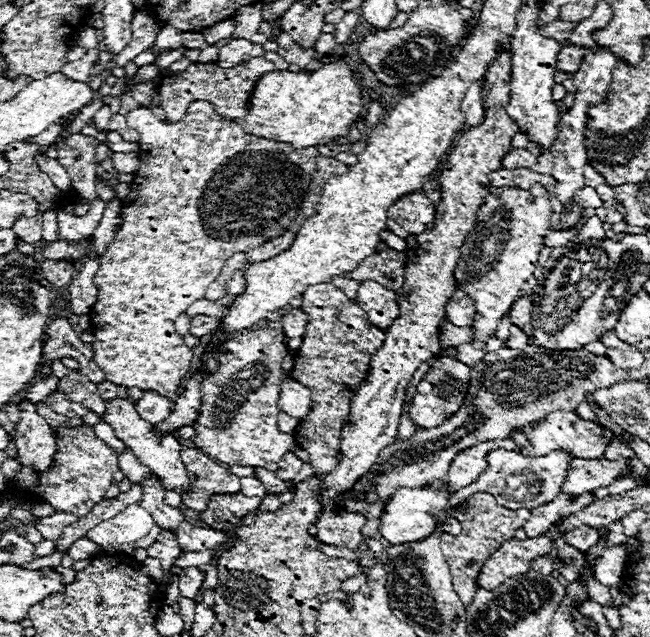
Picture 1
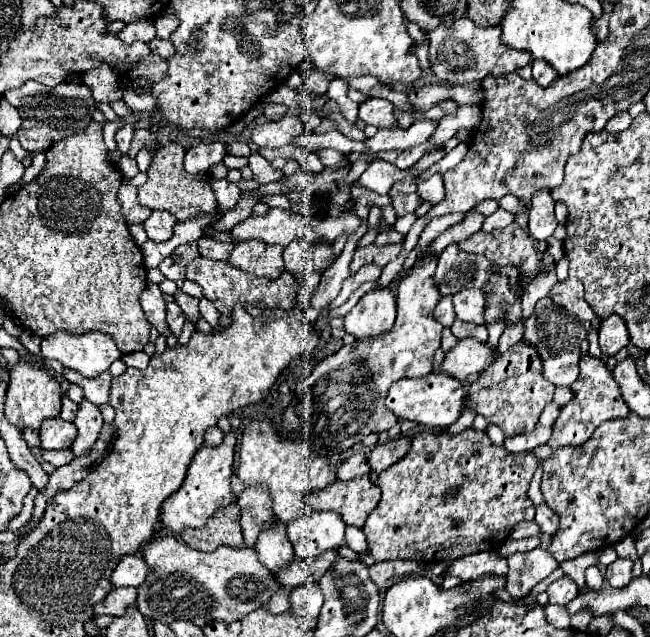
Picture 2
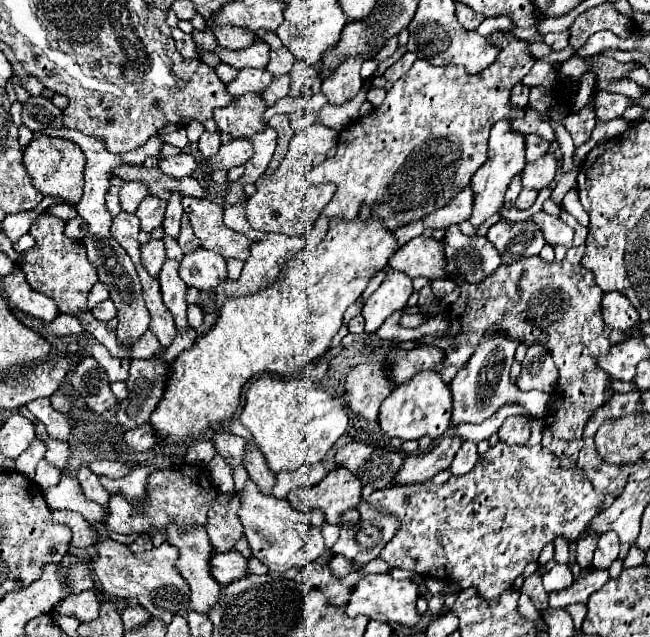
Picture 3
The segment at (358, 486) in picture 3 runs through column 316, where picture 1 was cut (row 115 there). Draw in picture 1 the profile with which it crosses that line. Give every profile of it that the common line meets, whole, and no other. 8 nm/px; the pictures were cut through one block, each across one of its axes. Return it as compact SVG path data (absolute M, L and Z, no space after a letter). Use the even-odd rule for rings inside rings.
M502 48L482 80L484 122L468 128L458 138L452 152L446 156L446 164L440 174L442 200L436 206L434 228L416 236L418 252L416 256L410 256L404 272L404 286L396 292L400 316L398 320L394 320L394 324L390 324L390 328L386 328L386 340L382 348L378 348L378 352L372 356L370 372L350 400L350 424L342 430L342 456L338 460L338 468L334 468L330 476L322 476L326 488L322 494L322 512L318 514L314 526L318 530L316 538L324 544L356 550L364 540L360 528L364 526L366 518L338 512L336 502L342 494L346 494L346 490L354 486L360 476L364 476L364 472L370 470L370 466L378 460L380 450L394 442L404 406L406 386L414 370L442 350L438 342L438 326L446 318L446 302L456 290L454 268L460 256L460 246L466 234L474 228L478 208L490 194L488 174L502 166L502 156L512 148L512 136L520 130L518 124L506 114L508 100L510 52L508 48Z

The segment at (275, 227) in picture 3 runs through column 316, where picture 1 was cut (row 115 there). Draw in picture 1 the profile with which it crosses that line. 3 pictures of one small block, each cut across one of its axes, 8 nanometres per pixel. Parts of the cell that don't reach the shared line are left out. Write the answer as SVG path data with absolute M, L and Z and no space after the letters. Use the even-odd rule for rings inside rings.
M196 100L188 106L184 118L176 124L170 122L160 122L152 112L144 112L140 114L140 106L130 110L126 114L126 122L128 128L134 128L140 134L138 146L140 146L140 168L134 174L132 182L130 182L130 194L122 200L122 226L116 232L114 242L108 246L106 254L100 258L100 268L94 276L94 284L98 286L98 300L94 304L94 308L90 310L90 332L96 336L94 342L94 360L98 364L98 368L106 374L106 380L118 384L118 386L138 386L140 390L154 390L158 394L176 394L182 388L182 380L186 376L186 372L190 370L190 362L192 362L192 350L188 346L184 346L184 338L174 334L174 320L186 312L186 308L194 302L204 298L204 292L208 288L210 282L214 282L224 266L224 262L236 254L236 252L250 252L250 248L258 248L258 244L264 244L266 240L272 240L274 236L280 236L284 230L288 230L292 226L292 220L296 218L296 212L302 204L302 200L306 198L310 180L312 180L312 172L316 170L316 158L318 148L294 148L292 144L278 144L274 140L262 140L258 136L246 136L232 120L222 120L216 112L214 106L206 100Z

